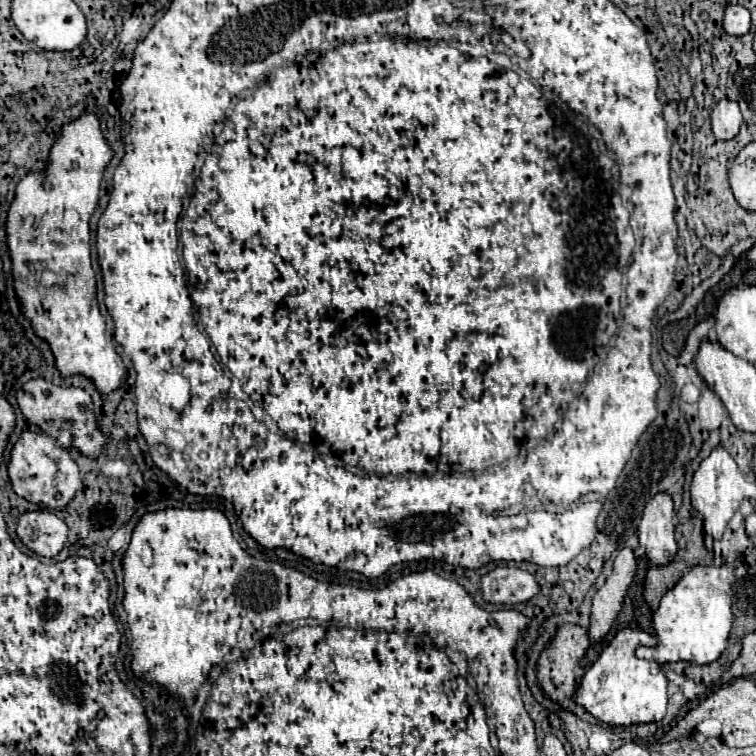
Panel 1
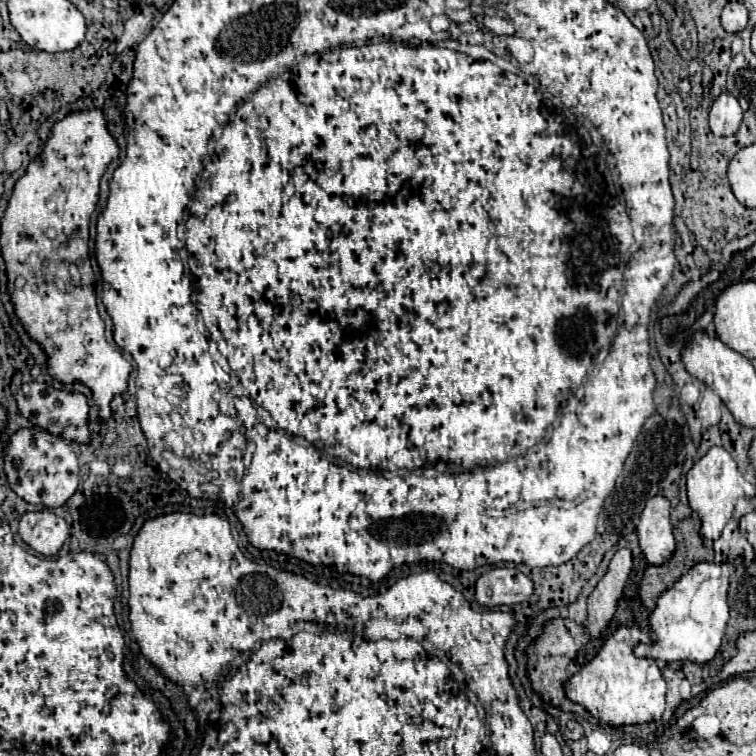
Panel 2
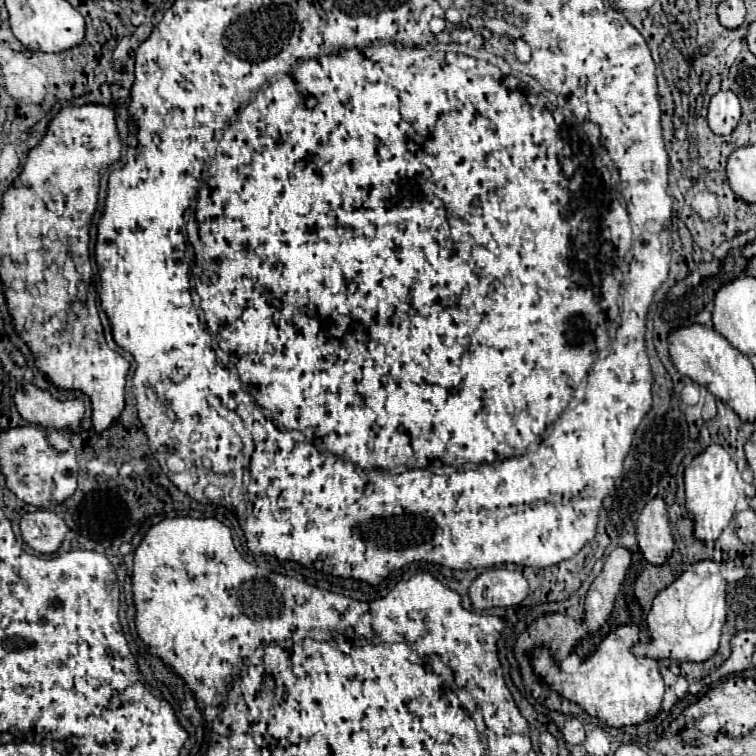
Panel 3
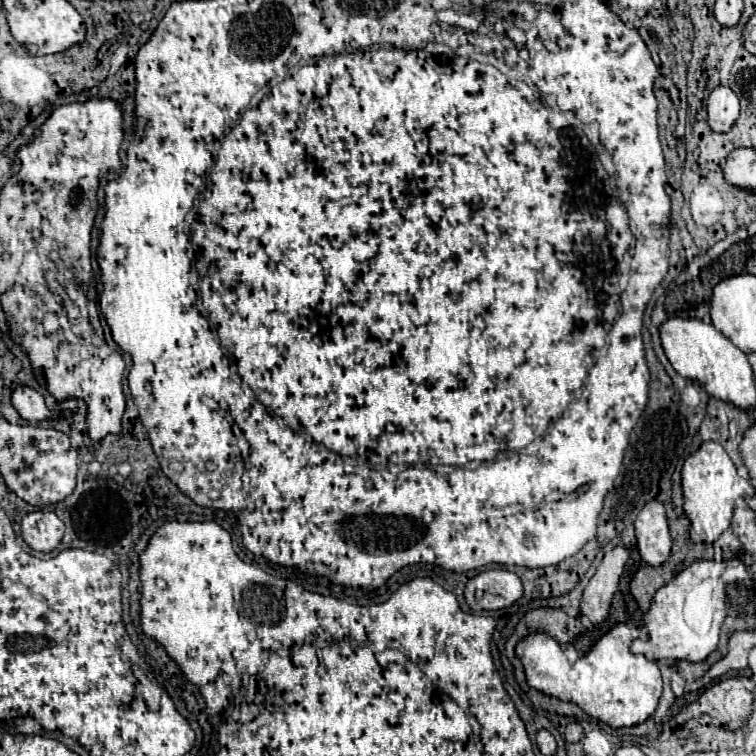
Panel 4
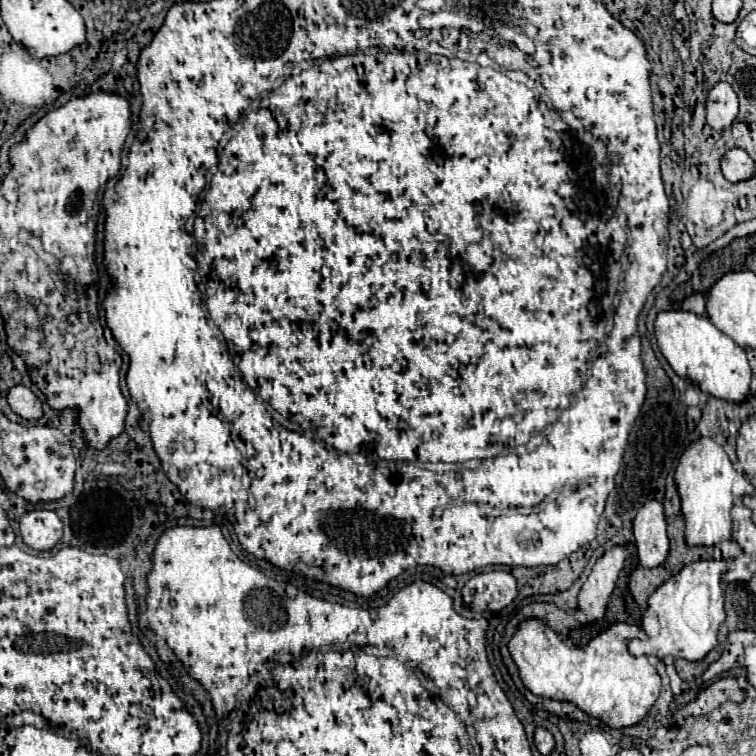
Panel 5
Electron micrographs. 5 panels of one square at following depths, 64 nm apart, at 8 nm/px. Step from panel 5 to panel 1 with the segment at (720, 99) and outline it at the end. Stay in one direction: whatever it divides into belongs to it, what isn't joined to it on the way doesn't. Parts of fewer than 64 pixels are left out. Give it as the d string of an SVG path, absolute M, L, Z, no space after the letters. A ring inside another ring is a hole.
M728 98L720 100L712 110L712 130L714 136L720 140L732 140L742 124L742 114L738 104L730 102Z

